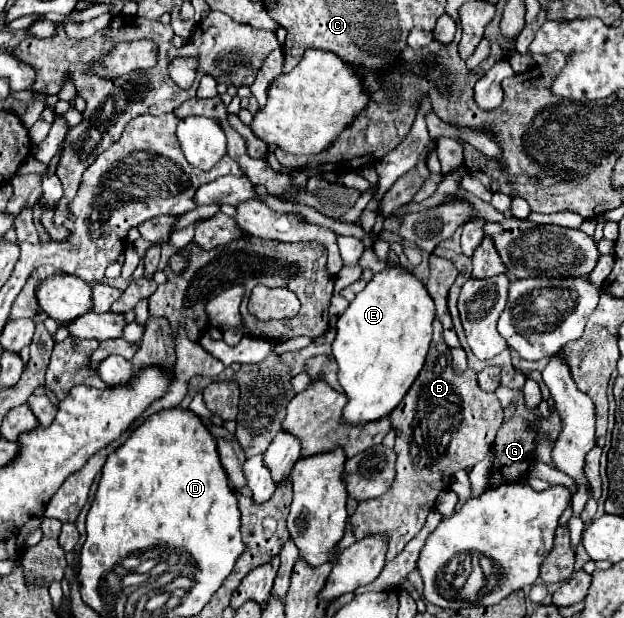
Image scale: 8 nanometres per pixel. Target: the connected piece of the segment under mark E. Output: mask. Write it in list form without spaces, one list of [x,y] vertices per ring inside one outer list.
[[[400,266],[376,274],[338,318],[332,356],[338,362],[338,382],[348,398],[342,420],[368,424],[388,416],[420,374],[432,340],[434,302],[426,286]]]

